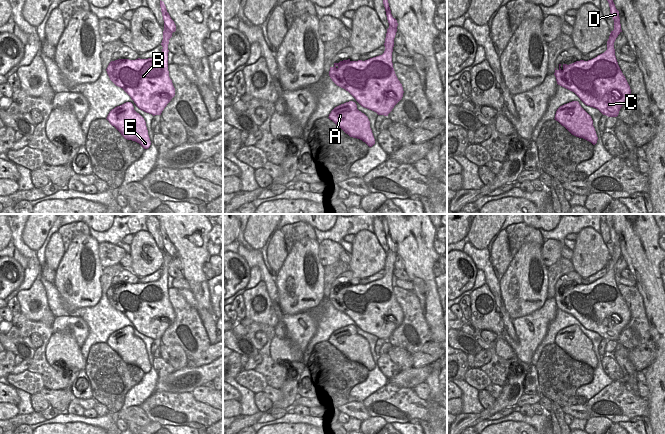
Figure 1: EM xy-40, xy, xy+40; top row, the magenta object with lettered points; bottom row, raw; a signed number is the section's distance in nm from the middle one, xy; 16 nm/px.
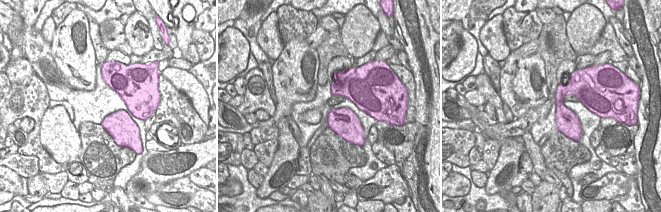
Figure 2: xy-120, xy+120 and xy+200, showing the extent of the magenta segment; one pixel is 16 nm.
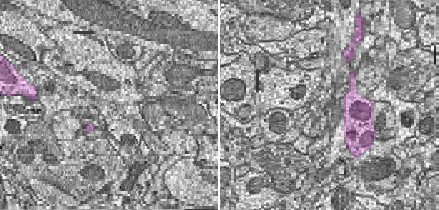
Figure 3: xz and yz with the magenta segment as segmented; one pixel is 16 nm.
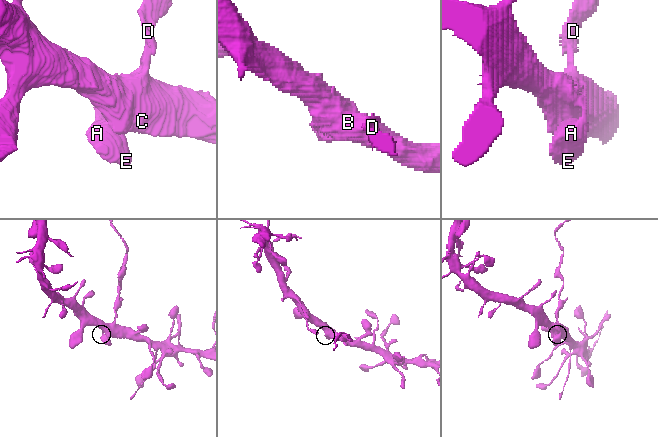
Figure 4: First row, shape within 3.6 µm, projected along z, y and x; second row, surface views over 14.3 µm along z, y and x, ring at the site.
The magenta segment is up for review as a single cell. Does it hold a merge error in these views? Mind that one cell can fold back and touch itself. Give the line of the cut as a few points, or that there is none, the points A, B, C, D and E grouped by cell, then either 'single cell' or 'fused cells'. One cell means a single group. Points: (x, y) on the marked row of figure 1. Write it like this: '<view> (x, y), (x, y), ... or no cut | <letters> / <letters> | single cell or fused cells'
xy (384, 43), (391, 53) | A B C E / D | fused cells

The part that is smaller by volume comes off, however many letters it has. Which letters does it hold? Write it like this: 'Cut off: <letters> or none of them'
Cut off: D

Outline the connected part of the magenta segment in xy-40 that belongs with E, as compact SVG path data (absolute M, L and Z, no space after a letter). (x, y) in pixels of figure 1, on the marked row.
M126 102L112 109L106 119L125 139L139 143L144 149L150 147L151 141L146 122L144 118L134 110L131 102Z

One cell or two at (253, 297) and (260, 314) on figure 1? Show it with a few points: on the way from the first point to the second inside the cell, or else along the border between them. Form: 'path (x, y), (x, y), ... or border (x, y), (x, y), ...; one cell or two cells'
path (257, 301), (260, 310); one cell

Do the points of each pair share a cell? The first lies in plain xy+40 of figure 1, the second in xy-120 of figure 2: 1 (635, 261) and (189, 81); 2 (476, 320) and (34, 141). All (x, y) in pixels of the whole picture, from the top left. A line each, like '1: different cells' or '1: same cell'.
1: different cells
2: different cells

